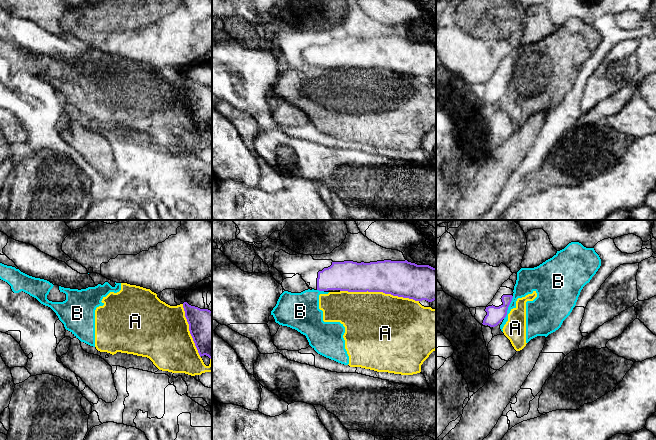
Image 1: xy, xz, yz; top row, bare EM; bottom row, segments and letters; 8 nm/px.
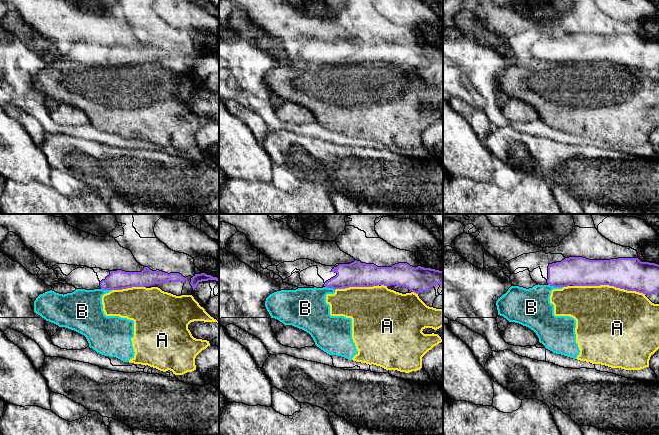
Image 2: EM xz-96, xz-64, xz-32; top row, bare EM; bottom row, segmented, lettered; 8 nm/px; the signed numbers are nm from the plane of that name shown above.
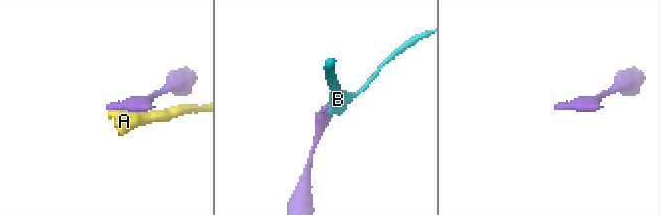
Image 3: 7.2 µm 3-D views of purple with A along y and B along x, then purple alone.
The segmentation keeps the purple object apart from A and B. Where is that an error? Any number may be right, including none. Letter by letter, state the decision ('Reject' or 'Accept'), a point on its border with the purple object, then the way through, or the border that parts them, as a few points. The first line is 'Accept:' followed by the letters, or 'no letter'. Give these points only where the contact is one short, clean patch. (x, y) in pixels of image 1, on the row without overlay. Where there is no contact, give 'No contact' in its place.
Accept: no letter
A: Reject. Touches purple at xz (379, 67)
B: Reject. Touches purple at yz (508, 82). Boundary: yz (513, 72), (507, 90), (503, 94)

